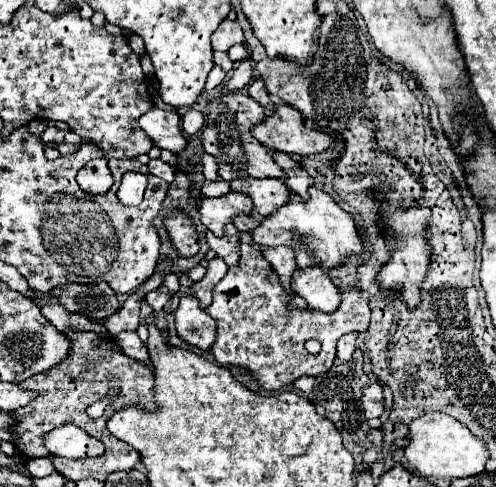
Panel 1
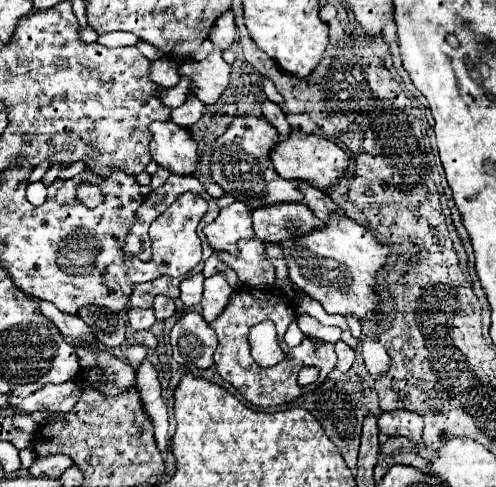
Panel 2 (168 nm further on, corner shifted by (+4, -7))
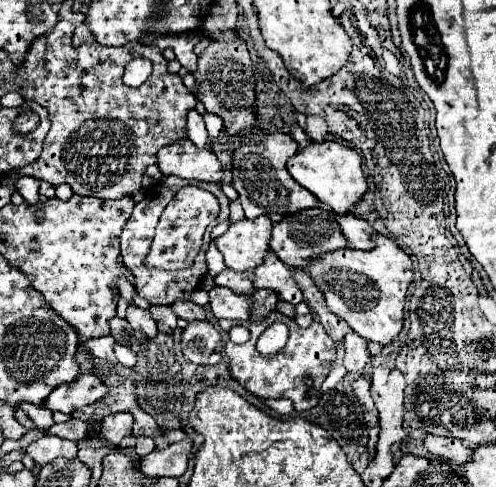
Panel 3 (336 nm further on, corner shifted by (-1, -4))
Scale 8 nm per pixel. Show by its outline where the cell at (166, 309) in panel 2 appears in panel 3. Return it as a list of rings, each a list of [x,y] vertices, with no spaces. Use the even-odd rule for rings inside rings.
[[[177,300],[177,304],[171,304],[173,312],[179,316],[179,318],[185,318],[189,322],[193,320],[205,320],[205,312],[201,306],[193,304],[193,302],[187,302],[187,300]]]

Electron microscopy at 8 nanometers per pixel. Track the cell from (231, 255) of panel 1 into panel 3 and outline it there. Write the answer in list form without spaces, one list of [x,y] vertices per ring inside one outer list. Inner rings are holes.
[[[269,250],[265,254],[263,264],[259,264],[253,270],[253,276],[255,276],[253,286],[257,290],[269,288],[269,290],[277,292],[281,300],[287,300],[291,304],[299,304],[303,300],[301,290],[297,288],[291,272],[287,270],[287,266],[281,260],[277,260],[277,254],[273,250]]]

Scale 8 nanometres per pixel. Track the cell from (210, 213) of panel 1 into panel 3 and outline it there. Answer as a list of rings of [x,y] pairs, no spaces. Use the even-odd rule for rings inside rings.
[[[257,216],[255,220],[243,218],[231,222],[223,236],[217,236],[213,242],[225,258],[225,266],[237,272],[253,270],[263,262],[265,252],[269,250],[271,220],[267,216]]]

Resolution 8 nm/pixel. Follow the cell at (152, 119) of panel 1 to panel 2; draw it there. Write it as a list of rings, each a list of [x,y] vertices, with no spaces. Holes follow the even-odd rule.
[[[172,121],[152,123],[150,155],[152,159],[176,175],[194,175],[200,167],[198,145],[192,135]]]

